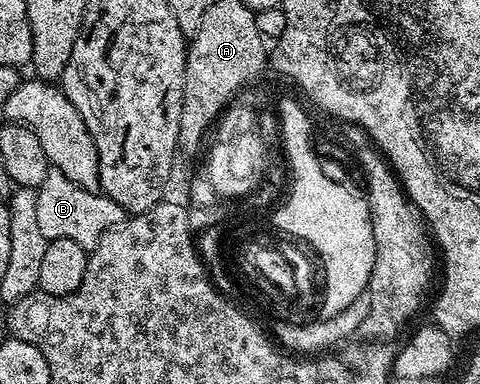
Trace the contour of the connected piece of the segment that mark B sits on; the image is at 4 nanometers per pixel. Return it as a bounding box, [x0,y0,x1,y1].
[37,169,126,249]

